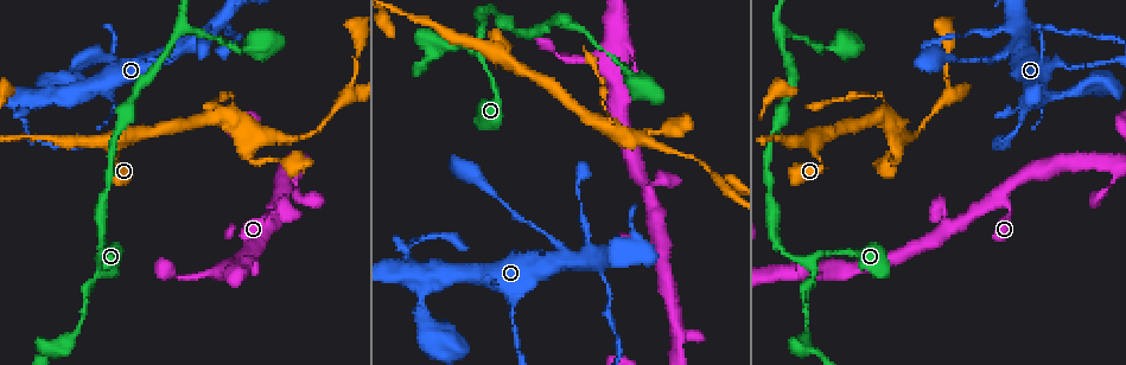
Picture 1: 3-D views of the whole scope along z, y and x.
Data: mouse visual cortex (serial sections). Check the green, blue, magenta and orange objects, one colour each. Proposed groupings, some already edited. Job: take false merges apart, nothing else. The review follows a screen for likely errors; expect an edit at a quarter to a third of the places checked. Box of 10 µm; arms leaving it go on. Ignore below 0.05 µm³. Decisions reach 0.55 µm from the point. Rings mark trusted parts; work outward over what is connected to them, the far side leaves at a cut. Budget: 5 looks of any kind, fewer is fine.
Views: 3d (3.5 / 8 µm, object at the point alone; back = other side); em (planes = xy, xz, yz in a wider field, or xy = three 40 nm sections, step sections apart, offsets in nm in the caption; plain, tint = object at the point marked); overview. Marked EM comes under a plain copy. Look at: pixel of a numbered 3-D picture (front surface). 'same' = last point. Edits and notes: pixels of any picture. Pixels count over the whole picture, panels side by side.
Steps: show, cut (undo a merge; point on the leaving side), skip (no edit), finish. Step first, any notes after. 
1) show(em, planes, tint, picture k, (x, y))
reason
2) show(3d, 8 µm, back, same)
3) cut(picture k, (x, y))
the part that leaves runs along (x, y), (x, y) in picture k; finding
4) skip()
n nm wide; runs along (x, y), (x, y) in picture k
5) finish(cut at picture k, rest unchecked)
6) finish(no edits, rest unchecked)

show(3d, 3.5 µm, picture 1, (224, 116))
three arms meet

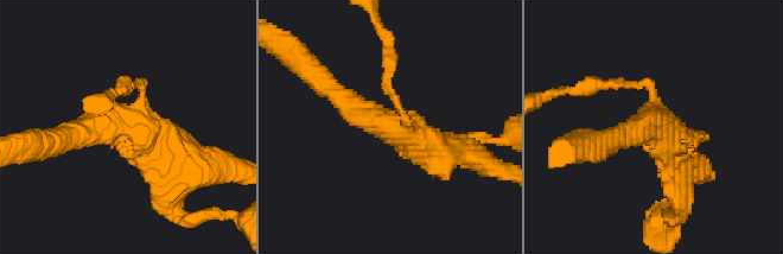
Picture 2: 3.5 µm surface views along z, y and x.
show(em, planes, tint, picture 2, (658, 121))
3 arms; arms of 100, 300, 450 nm

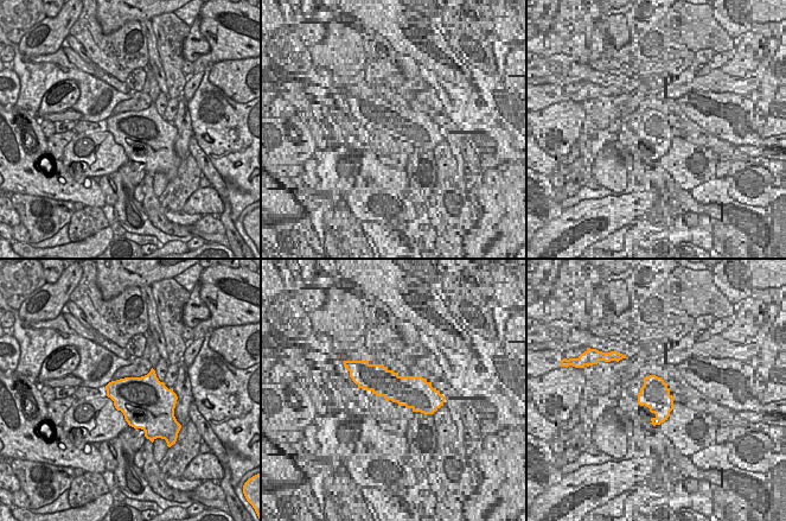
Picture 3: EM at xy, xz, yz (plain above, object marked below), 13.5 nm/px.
cut(picture 2, (386, 88))
the part that leaves runs along (407, 124), (388, 90), (388, 36), (377, 26) in picture 2; a second cell is stuck on

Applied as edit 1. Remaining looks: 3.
show(3d, 3.5 µm, back, picture 1, (729, 187))
two arms in line, one across

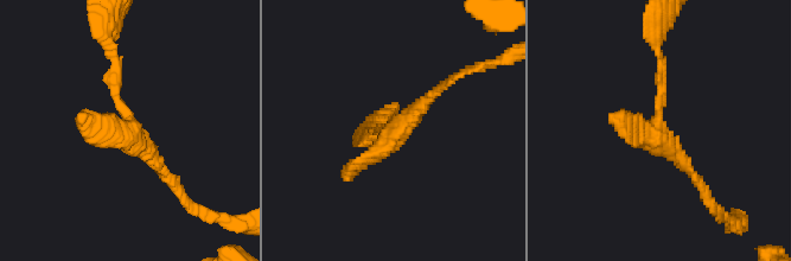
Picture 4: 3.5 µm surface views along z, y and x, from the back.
show(em, xy, step 1, tint, picture 4, (396, 129))

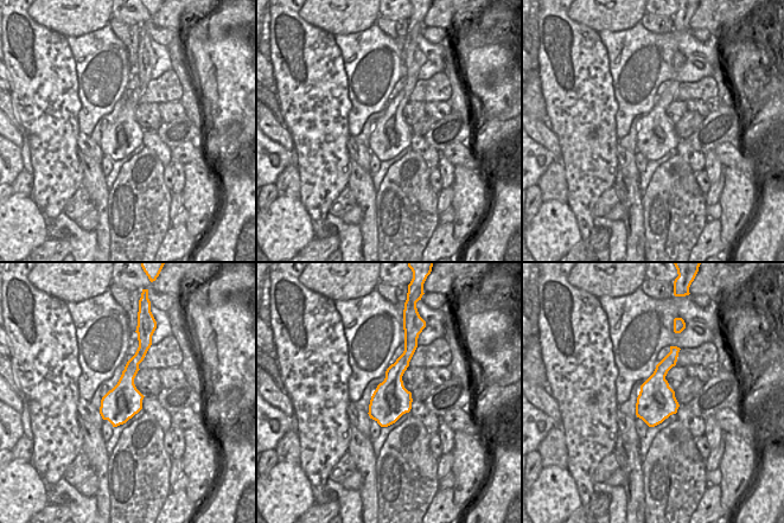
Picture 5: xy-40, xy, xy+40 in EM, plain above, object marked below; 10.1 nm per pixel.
skip()
runs along (178, 188), (131, 137), (116, 100), (116, 59) in picture 4; one cell here

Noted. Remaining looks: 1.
finish(cut at picture 2, rest unchecked)

